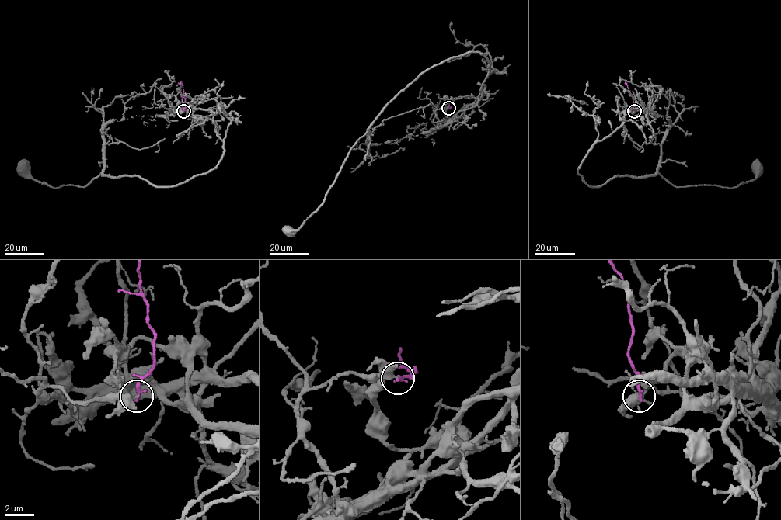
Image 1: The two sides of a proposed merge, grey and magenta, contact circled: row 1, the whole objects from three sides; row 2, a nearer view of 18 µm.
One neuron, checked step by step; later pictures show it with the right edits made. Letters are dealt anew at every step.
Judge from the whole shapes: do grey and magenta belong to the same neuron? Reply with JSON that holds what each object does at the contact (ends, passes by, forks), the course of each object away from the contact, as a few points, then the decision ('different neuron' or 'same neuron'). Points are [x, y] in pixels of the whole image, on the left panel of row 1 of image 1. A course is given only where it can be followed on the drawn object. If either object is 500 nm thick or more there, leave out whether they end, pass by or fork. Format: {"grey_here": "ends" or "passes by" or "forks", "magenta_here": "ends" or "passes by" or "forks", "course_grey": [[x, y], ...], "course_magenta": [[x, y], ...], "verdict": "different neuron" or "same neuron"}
{"grey_here": "ends", "magenta_here": "ends", "course_grey": [[183, 111], [215, 122], [224, 153], [175, 185], [101, 174], [51, 188], [22, 169]], "course_magenta": [[183, 111], [186, 102], [181, 81]], "verdict": "different neuron"}

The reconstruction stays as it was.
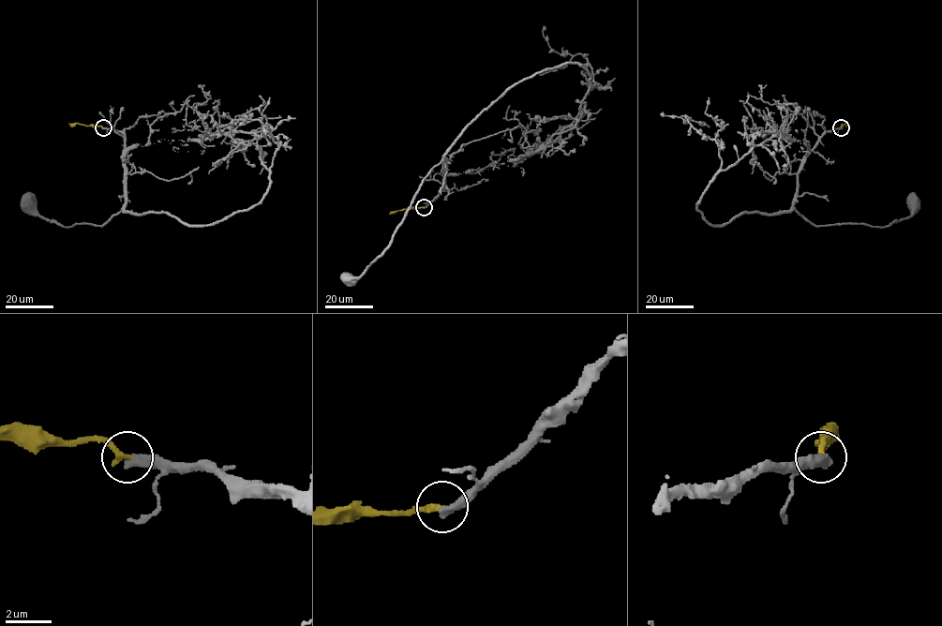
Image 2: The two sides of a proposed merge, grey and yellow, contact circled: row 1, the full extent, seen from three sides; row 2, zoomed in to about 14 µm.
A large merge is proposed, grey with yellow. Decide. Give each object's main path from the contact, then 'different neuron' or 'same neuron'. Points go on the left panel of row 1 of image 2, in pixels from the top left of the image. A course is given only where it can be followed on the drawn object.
grey runs (104, 127), (120, 130), (125, 136), (124, 206), (103, 226), (76, 223), (62, 227), (40, 217), (27, 204); yellow runs (103, 127), (69, 124); different neuron

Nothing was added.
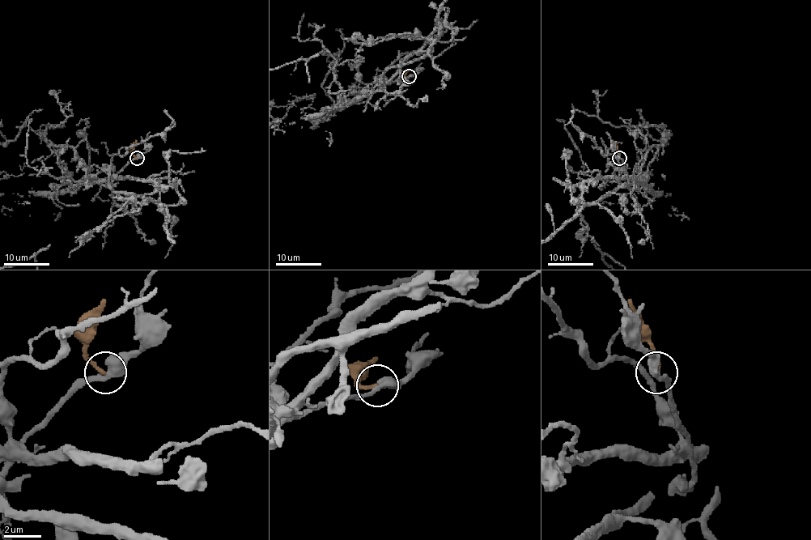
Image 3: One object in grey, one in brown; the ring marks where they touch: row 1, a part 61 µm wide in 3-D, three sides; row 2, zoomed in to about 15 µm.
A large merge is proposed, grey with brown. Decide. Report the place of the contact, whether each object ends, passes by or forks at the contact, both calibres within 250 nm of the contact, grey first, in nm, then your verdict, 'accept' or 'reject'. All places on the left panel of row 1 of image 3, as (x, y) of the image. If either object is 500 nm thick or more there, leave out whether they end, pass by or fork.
at (137, 158); grey passes by; brown ends there; 400 nm thick on the grey side, 180 nm on the other; reject

